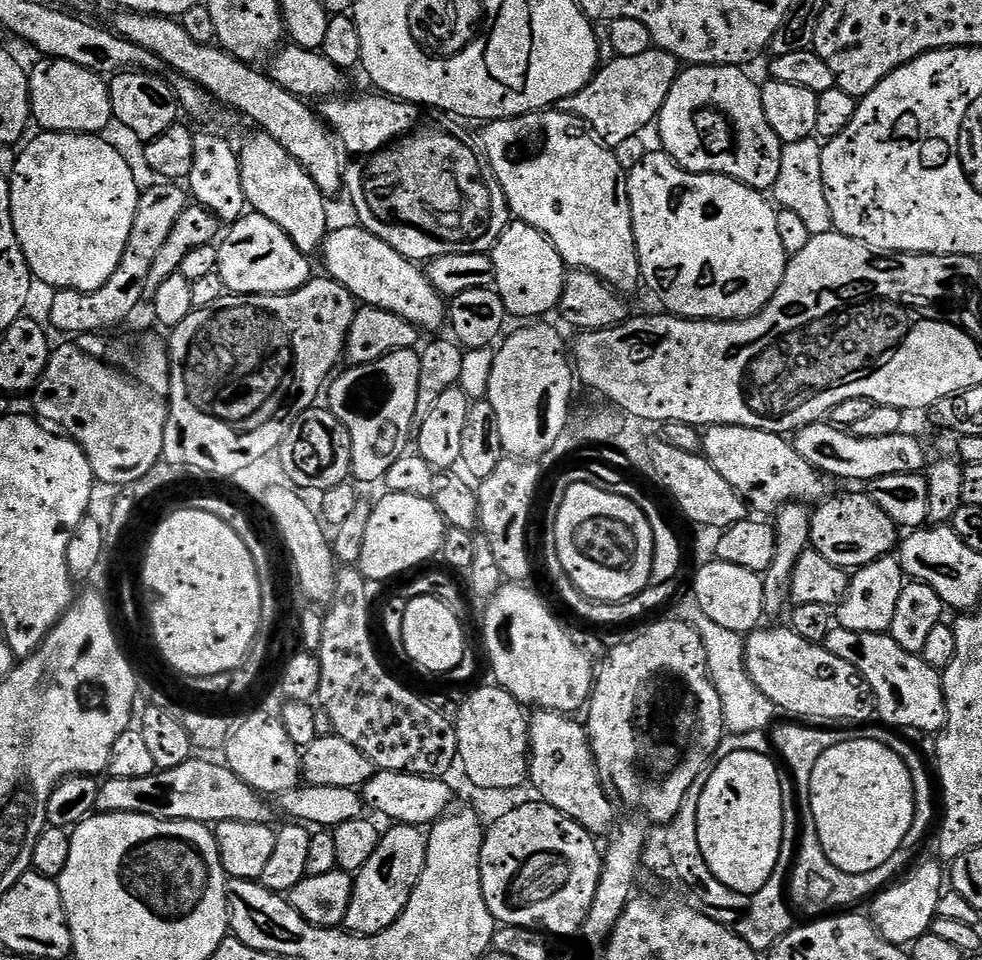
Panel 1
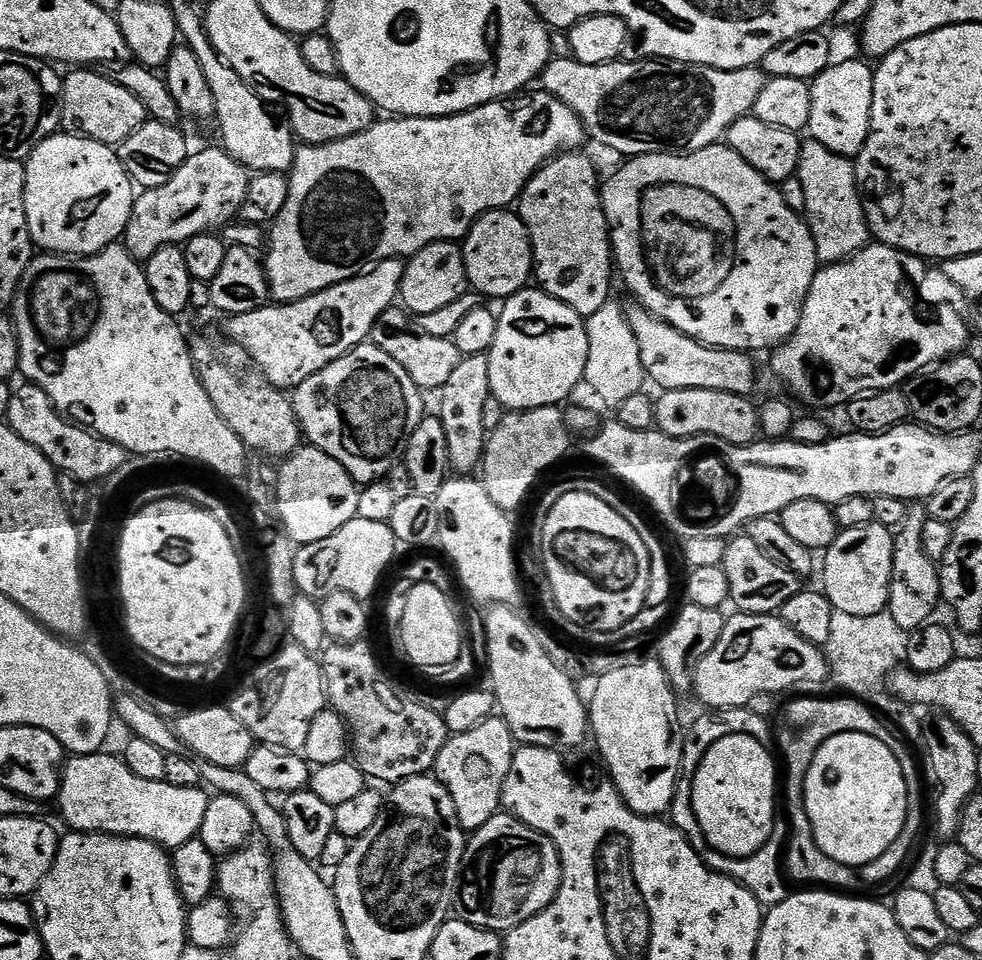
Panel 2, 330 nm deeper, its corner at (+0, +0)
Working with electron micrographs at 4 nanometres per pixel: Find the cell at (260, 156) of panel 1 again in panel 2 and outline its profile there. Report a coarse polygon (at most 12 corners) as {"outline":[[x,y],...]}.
{"outline":[[207,38],[187,41],[224,151],[253,173],[287,173],[294,133]]}

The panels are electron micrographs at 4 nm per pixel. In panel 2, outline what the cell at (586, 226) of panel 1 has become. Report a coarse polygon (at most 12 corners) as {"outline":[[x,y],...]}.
{"outline":[[639,306],[627,309],[657,389],[751,397],[746,352],[709,348]]}

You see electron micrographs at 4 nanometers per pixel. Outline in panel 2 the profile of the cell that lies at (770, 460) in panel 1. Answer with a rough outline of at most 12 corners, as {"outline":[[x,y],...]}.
{"outline":[[722,390],[655,397],[655,427],[725,445],[761,435],[757,405]]}

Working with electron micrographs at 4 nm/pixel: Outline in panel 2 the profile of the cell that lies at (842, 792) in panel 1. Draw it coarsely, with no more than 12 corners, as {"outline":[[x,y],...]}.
{"outline":[[830,738],[804,776],[822,854],[859,870],[898,842],[908,787],[890,746]]}

